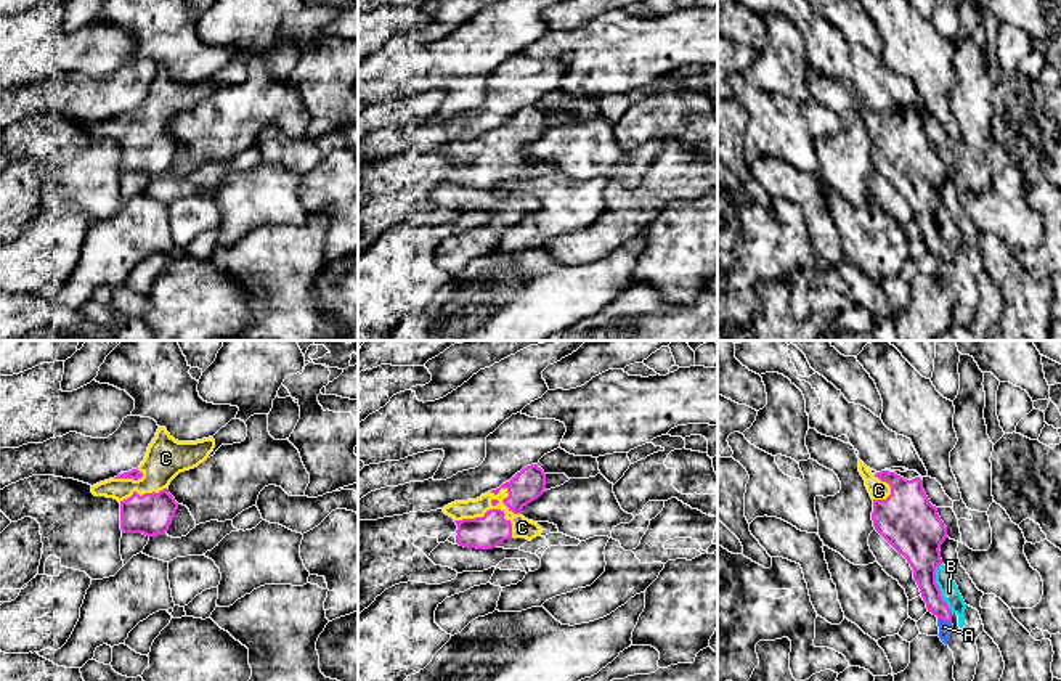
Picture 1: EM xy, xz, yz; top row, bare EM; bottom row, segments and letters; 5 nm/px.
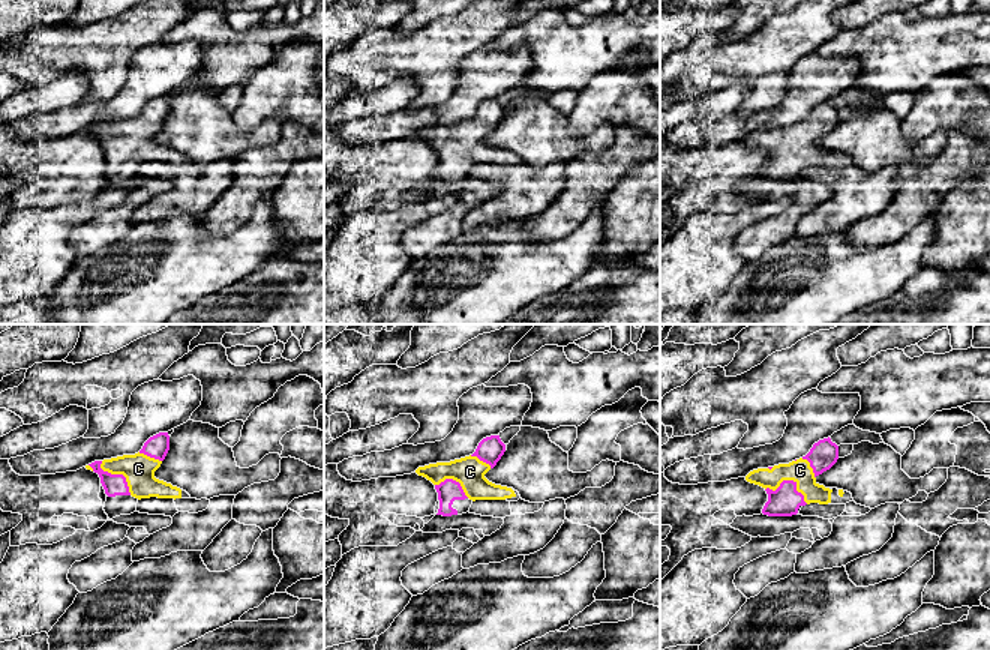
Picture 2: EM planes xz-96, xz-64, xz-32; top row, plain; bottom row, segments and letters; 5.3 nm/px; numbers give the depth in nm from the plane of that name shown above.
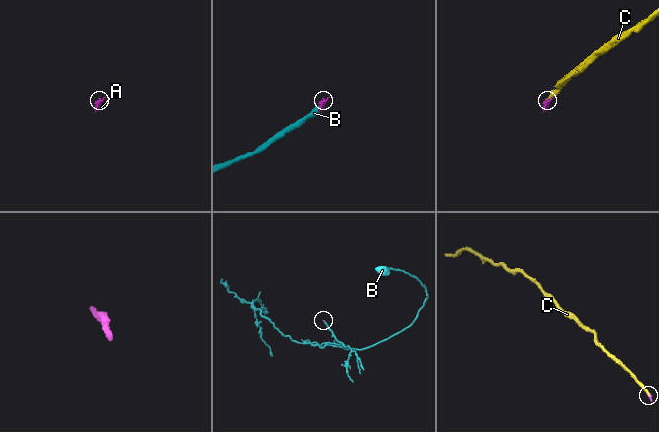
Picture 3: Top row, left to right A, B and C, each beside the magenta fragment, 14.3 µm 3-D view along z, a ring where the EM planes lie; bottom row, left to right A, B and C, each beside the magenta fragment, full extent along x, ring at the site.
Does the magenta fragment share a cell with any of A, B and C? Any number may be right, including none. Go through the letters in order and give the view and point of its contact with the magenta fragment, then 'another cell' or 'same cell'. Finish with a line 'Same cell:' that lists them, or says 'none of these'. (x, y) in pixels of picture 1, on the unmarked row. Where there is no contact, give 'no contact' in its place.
A: yz (944, 260) | another cell
B: yz (938, 228) | another cell
C: xz (487, 151) | same cell
Same cell: C

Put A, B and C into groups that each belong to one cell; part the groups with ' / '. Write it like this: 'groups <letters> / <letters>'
groups A B / C

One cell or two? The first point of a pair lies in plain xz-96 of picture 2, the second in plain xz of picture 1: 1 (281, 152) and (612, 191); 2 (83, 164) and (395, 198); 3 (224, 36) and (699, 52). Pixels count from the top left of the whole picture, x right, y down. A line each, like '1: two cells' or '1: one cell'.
1: one cell
2: one cell
3: one cell

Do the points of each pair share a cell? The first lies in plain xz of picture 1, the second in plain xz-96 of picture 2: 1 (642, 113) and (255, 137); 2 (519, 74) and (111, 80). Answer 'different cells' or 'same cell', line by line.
1: different cells
2: different cells

